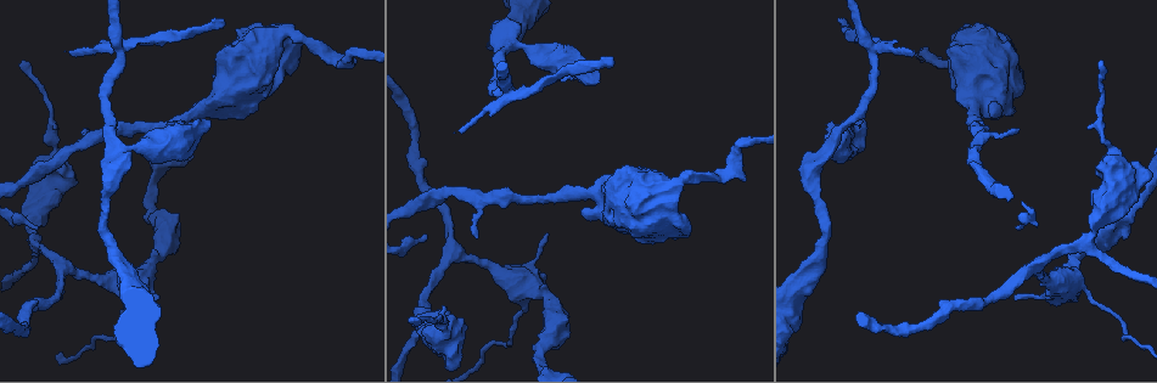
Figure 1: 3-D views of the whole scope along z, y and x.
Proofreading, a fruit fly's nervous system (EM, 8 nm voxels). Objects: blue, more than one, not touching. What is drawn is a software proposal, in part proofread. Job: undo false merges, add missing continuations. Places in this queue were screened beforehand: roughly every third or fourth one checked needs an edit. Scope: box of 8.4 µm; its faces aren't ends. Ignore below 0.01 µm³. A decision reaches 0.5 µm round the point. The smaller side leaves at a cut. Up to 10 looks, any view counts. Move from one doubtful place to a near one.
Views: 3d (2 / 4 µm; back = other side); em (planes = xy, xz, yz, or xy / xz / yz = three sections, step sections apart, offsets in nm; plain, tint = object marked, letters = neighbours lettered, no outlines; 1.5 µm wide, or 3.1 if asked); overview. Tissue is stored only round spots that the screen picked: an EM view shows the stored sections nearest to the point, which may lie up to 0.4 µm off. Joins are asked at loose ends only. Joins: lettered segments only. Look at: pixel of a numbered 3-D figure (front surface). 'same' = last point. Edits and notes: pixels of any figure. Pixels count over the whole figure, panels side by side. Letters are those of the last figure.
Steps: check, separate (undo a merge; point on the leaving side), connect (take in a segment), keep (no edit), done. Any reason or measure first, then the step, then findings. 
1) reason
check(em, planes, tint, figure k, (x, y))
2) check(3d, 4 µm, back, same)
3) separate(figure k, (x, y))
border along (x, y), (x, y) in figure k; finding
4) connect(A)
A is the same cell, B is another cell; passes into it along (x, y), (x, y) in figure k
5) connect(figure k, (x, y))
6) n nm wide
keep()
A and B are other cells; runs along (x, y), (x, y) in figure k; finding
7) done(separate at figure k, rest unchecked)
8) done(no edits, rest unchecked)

check(em, yz, step 8, tint, figure 1, (335, 59))

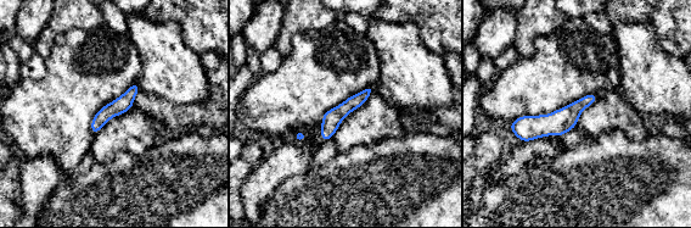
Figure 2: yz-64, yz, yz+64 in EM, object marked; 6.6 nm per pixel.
another direction
check(em, planes, letters, same)

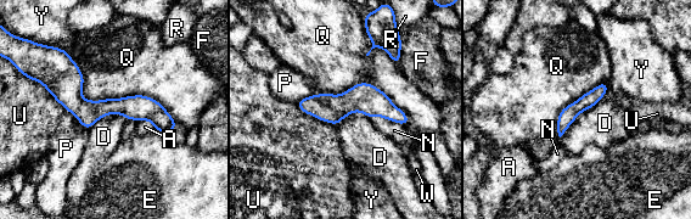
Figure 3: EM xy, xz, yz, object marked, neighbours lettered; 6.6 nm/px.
keep()
A, D, E, F, N, P, Q, R, U, W and Y are other cells; border along (605, 93), (560, 138) in figure 3; one neuron here

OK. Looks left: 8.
thick turns thin
check(3d, 4 µm, figure 1, (150, 215))

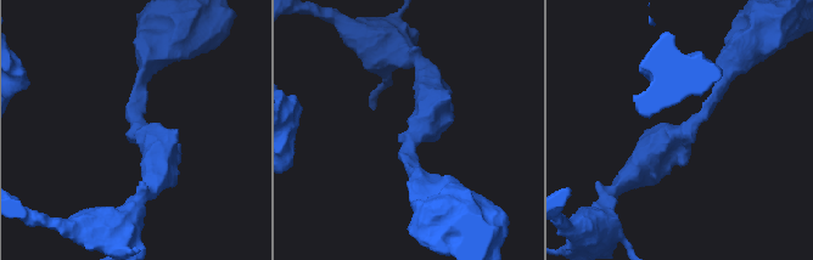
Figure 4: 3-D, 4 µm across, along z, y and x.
arms of 160, 440 nm; shape alone is not enough
check(em, xy, step 4, tint, figure 4, (691, 126))

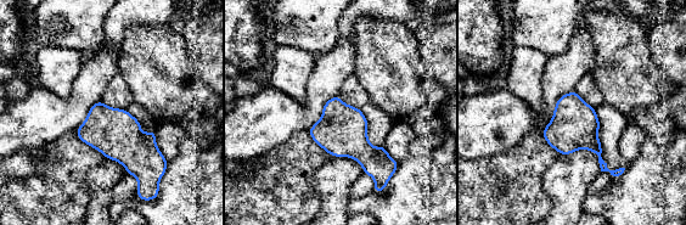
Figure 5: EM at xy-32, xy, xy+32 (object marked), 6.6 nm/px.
see the neighbours
check(em, xy, step 4, letters, same)

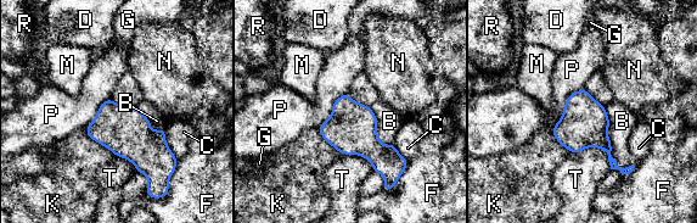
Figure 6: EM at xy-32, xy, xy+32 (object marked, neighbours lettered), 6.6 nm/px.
keep()
B, C, D, F, G, K, M, N, P, R and T are other cells; border along (569, 151), (597, 146), (611, 168) in figure 6; one neuron here

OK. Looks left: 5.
three arms meet
check(3d, 2 µm, figure 1, (423, 302))

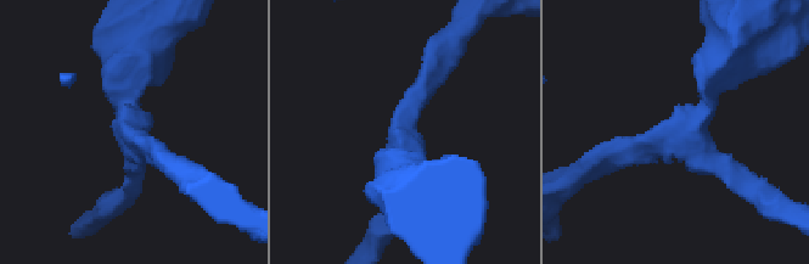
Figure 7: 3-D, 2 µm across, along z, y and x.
3 arms; arms of 170, 190, 400 nm; now the EM
check(em, planes, letters, figure 7, (681, 132))

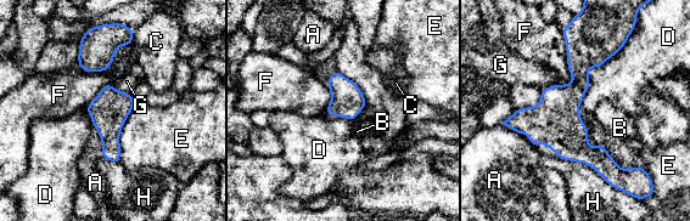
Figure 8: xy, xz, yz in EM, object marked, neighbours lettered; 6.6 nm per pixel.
D touches over 500 nm
keep()
A, B, C, D, E, F, G and H are other cells; border along (134, 107), (119, 135), (119, 160) in figure 8; all the same neuron

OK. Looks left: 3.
branch stops here
check(em, planes, letters, figure 1, (22, 61))

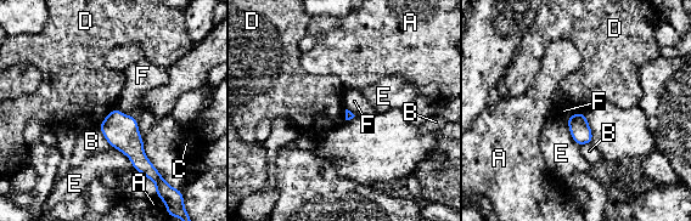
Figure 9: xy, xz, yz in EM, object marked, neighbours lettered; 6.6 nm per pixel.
E touches over 220 nm
keep()
A, B, C, D, E and F are other cells; no lettered segment goes on from it

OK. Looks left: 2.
done(no edits, rest unchecked)

